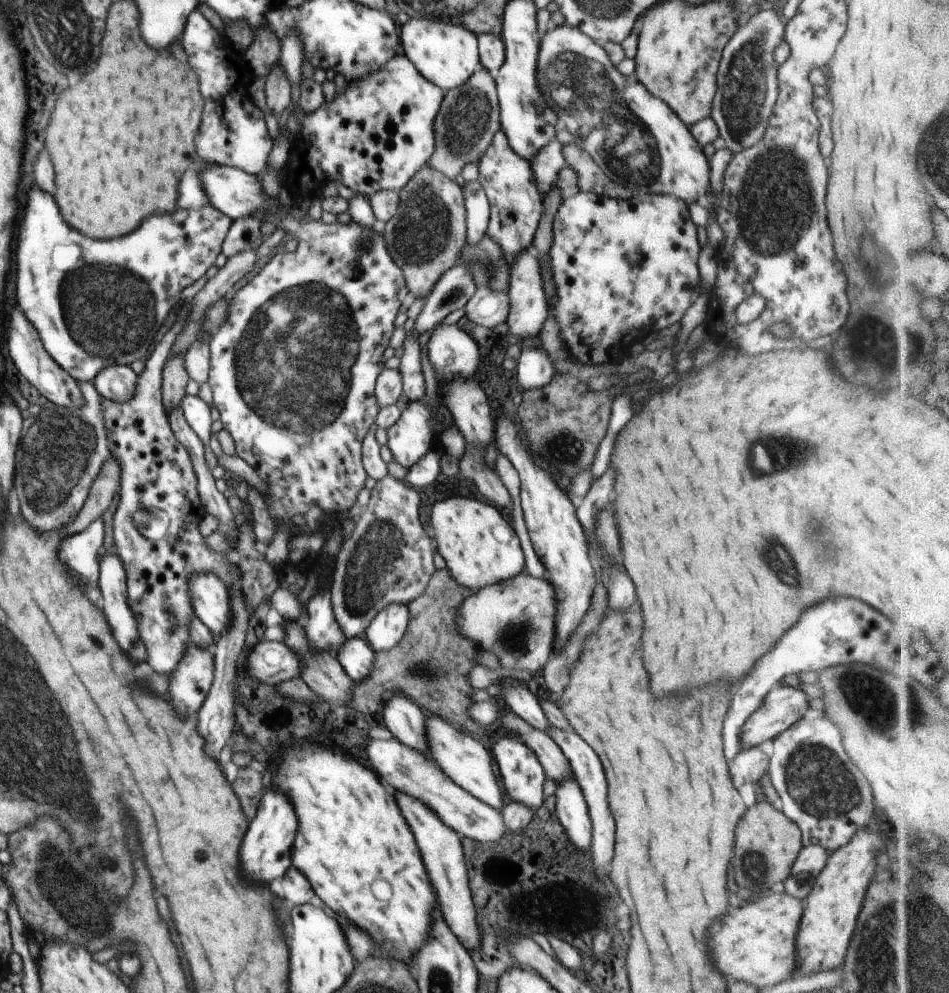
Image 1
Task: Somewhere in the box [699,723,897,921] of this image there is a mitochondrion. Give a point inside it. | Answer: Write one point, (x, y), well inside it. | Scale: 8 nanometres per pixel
(818, 782)

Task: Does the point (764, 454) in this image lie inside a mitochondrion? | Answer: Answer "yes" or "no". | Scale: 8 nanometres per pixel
yes

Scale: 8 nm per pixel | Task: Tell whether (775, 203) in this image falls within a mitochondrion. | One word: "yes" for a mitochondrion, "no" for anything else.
yes

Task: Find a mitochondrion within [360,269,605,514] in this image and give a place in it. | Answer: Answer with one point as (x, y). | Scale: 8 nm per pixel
(562, 450)

